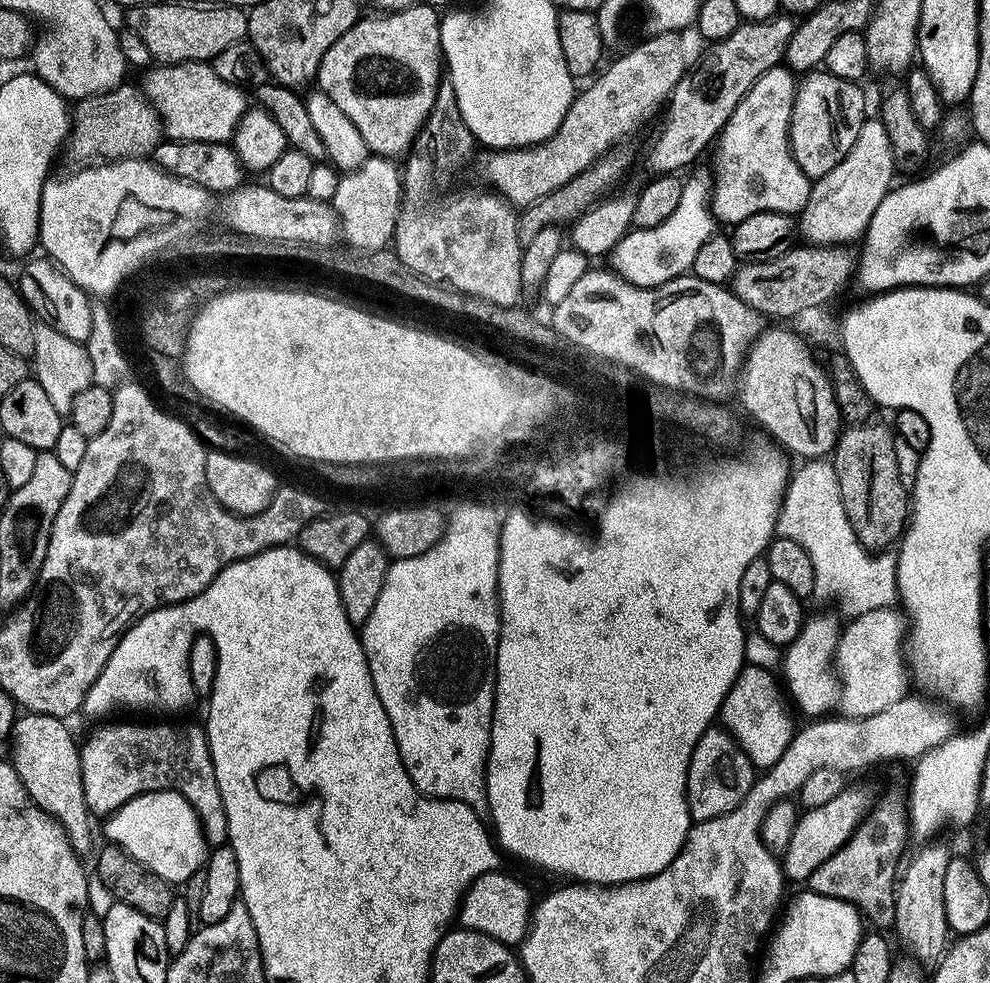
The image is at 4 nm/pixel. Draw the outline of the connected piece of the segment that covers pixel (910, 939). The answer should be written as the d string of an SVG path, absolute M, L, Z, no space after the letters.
M928 842L912 861L903 865L894 889L896 898L896 923L894 932L909 948L911 959L921 965L935 965L949 947L950 929L946 918L946 902L942 898L942 889L946 883L946 866L952 861L953 853L948 852L944 844Z

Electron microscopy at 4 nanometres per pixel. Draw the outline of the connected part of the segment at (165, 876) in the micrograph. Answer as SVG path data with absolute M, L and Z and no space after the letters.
M147 792L135 796L107 817L103 824L109 841L119 844L126 854L170 885L183 885L190 874L203 869L208 859L210 849L198 814L192 809L192 803L177 792Z

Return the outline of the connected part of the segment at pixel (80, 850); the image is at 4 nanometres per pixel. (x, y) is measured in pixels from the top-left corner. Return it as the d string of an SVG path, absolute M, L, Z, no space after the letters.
M25 711L17 715L10 737L10 768L19 778L27 799L32 799L42 811L49 812L64 827L63 835L70 842L70 846L76 851L77 856L84 858L87 857L88 851L93 851L94 817L88 811L86 795L83 793L80 744L64 724L67 723L61 717L50 714Z

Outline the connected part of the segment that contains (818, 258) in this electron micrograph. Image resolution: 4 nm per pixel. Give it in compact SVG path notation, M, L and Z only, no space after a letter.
M793 246L788 251L782 253L778 258L767 260L766 262L747 262L741 263L733 274L730 287L733 294L742 302L746 302L746 306L750 306L761 316L771 318L776 322L788 322L784 320L792 320L795 316L802 317L808 314L812 307L822 307L829 303L844 286L853 279L858 256L851 247L848 246Z

